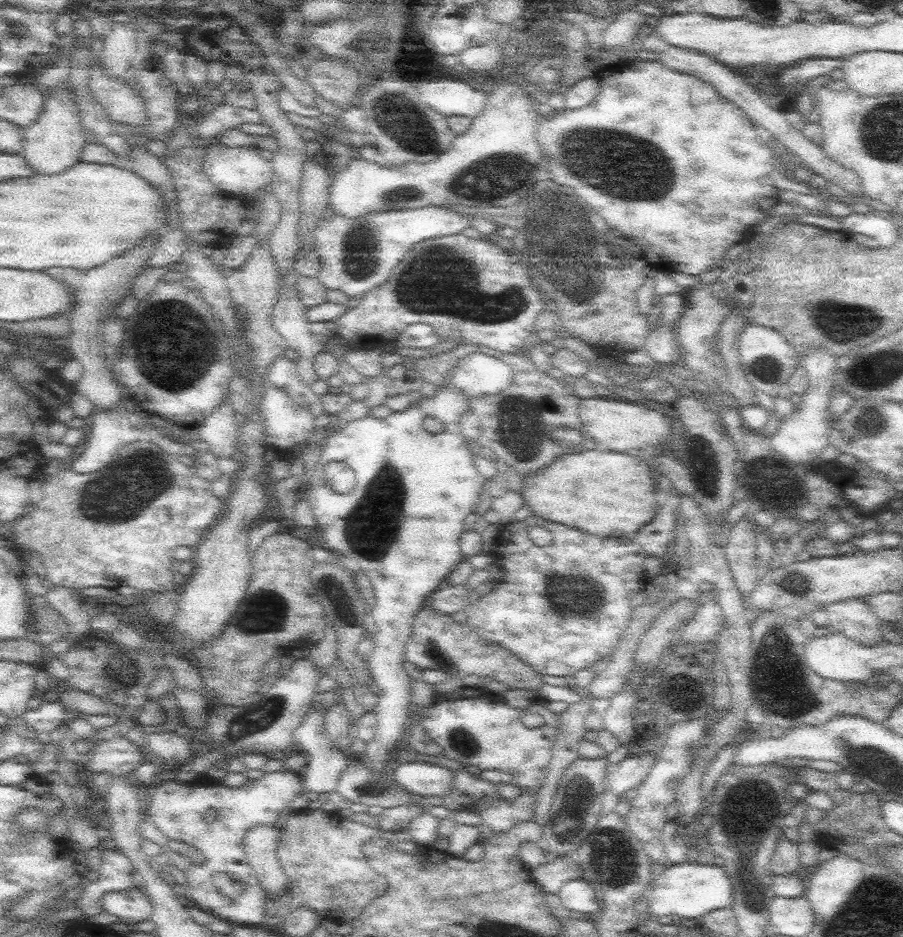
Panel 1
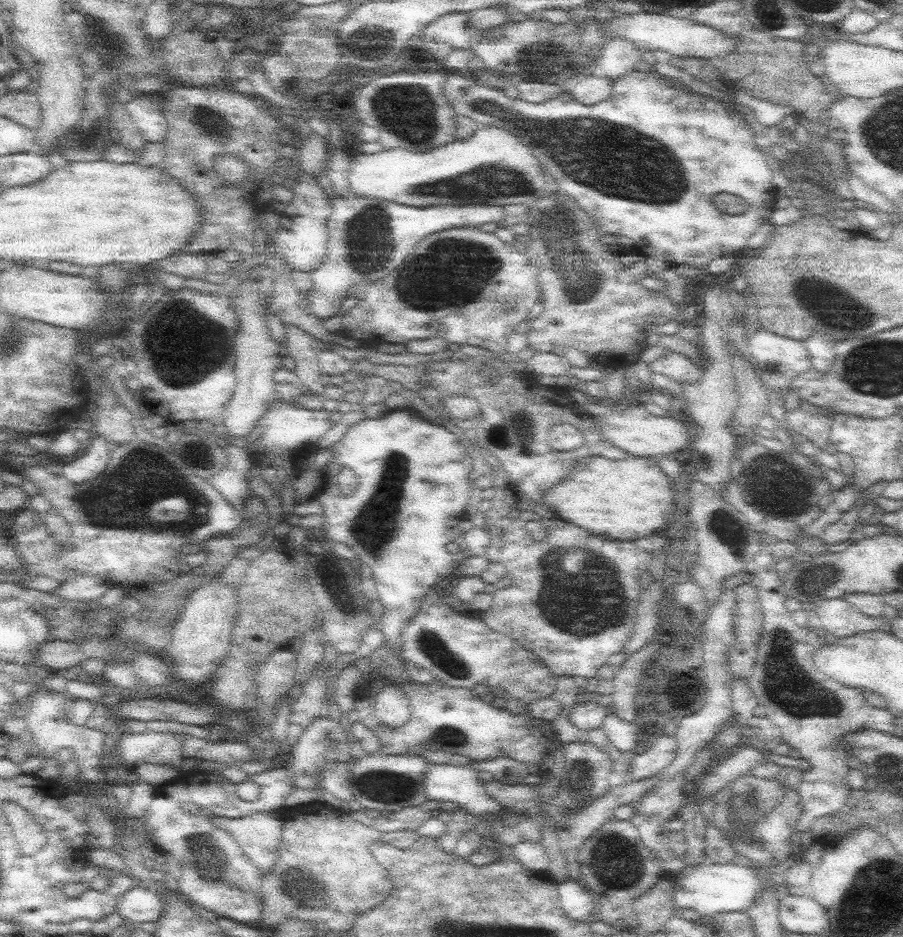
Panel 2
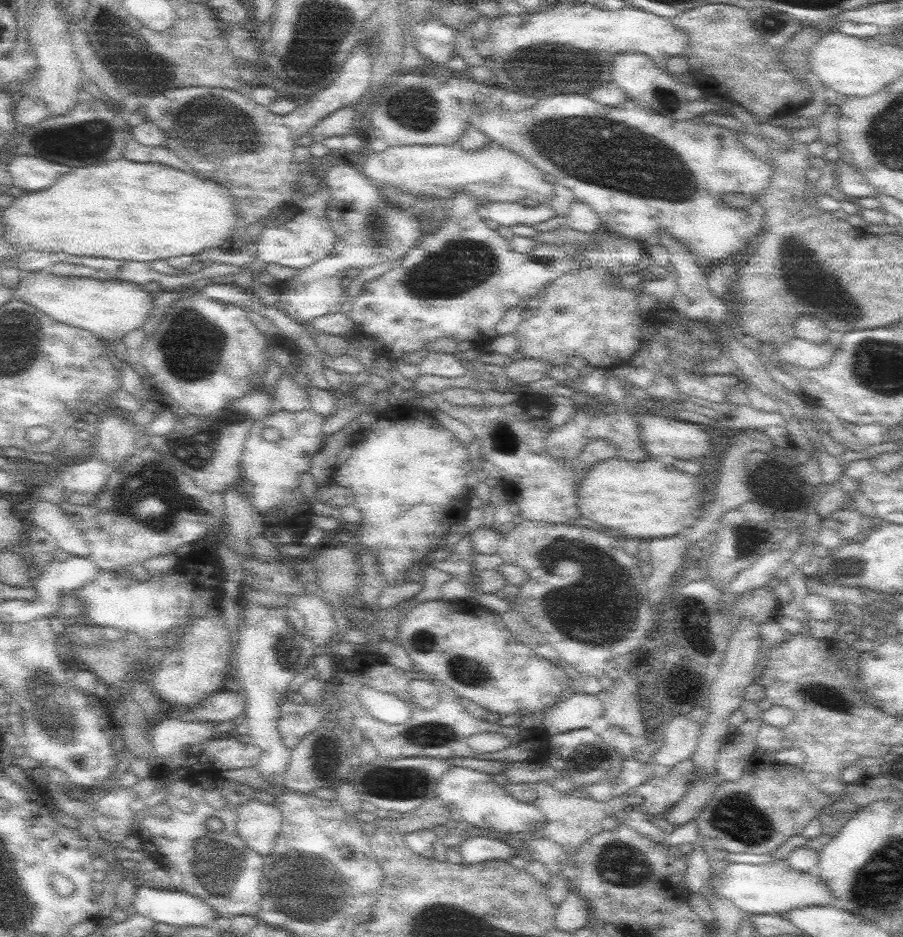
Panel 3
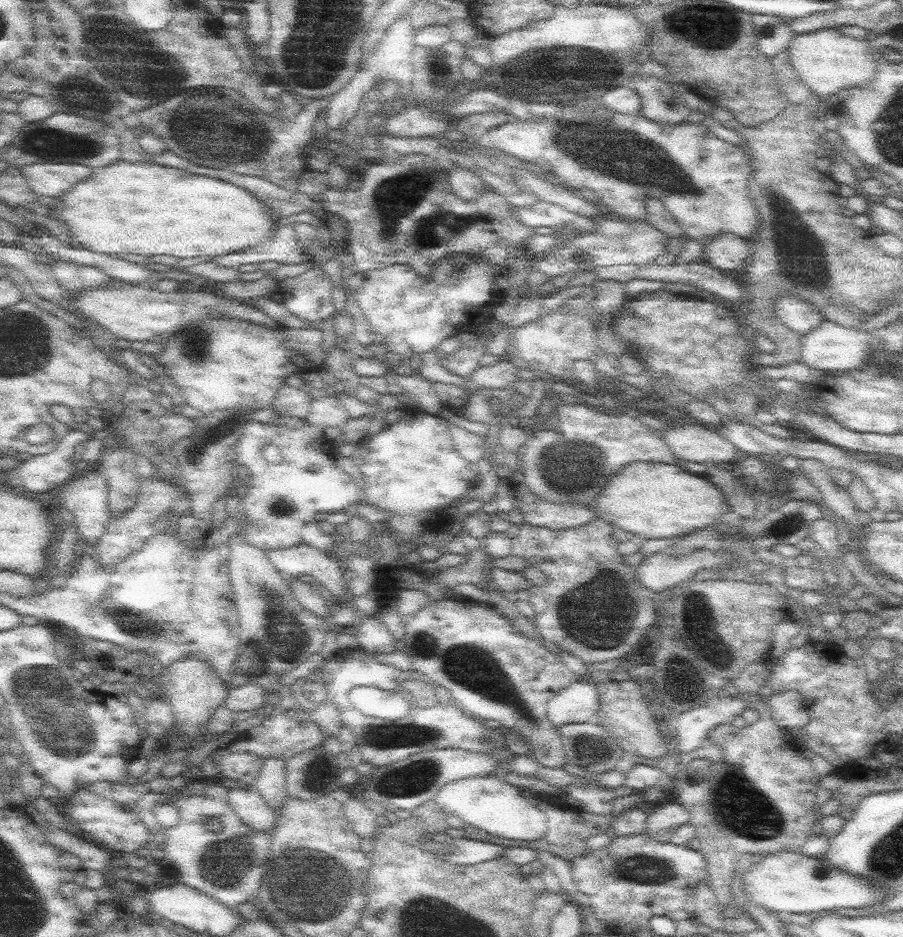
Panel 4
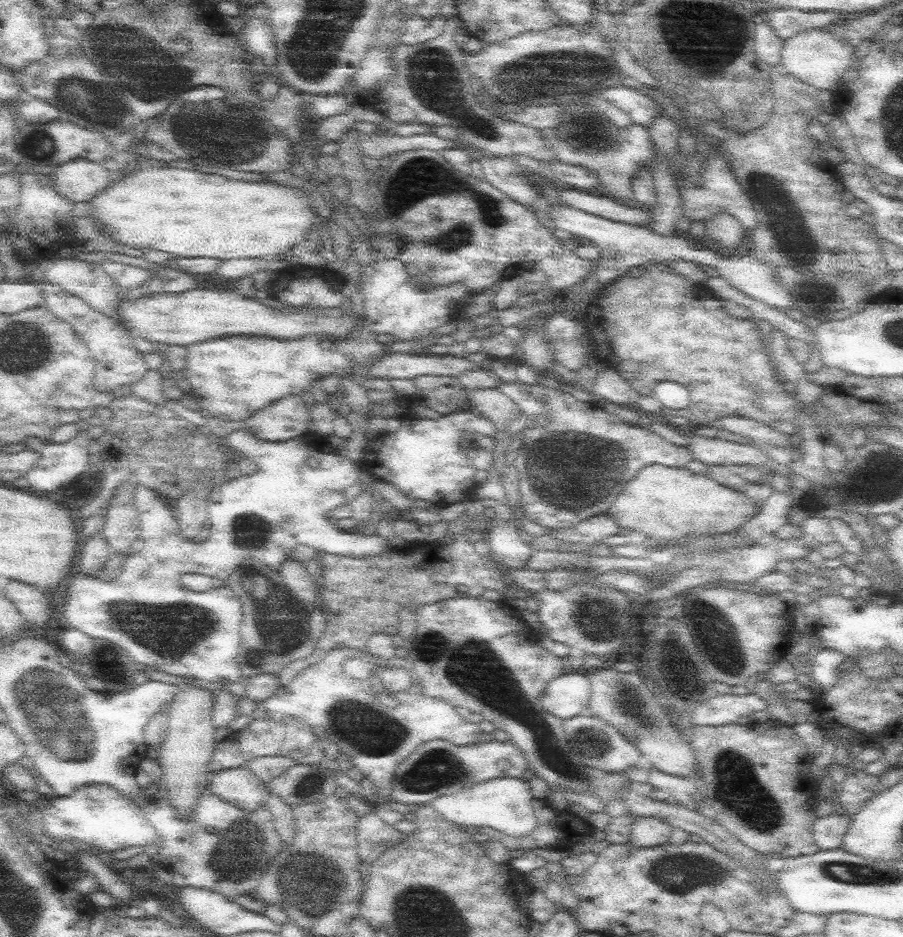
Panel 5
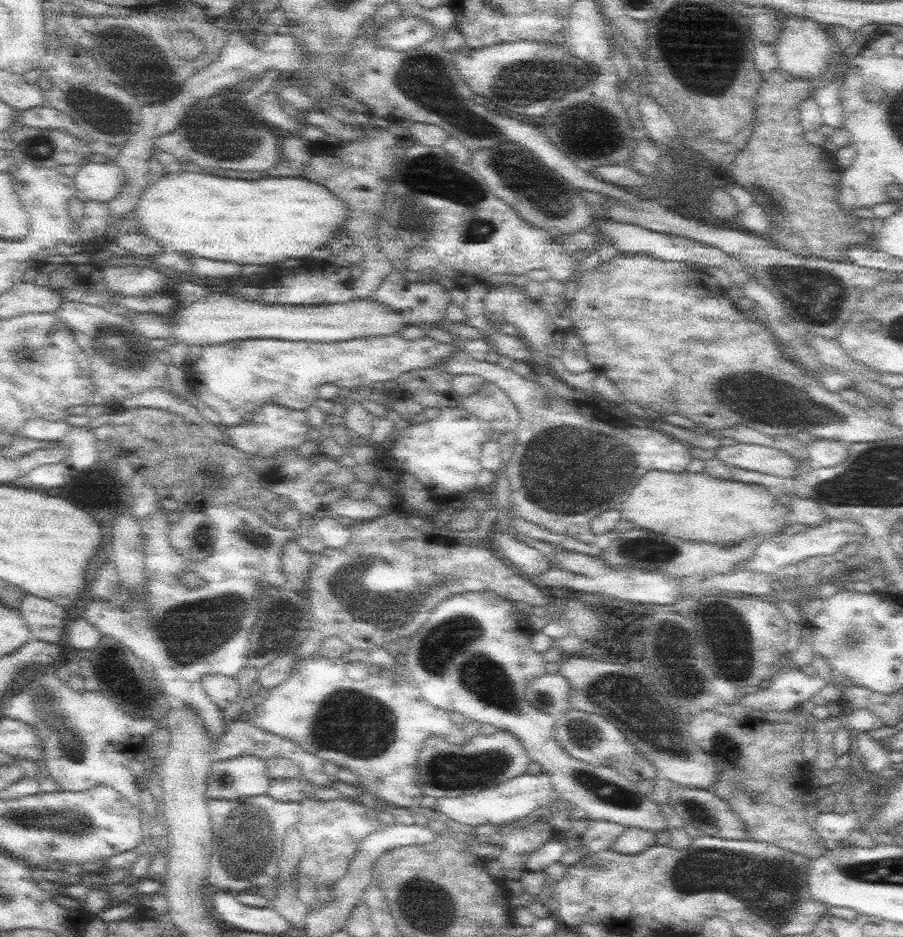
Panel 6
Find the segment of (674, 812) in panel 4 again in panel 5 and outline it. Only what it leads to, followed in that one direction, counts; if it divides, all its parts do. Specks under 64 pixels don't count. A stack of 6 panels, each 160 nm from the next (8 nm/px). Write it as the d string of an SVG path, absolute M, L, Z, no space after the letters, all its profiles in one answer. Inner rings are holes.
M653 816L635 818L629 842L636 848L650 848L669 842L673 826Z

